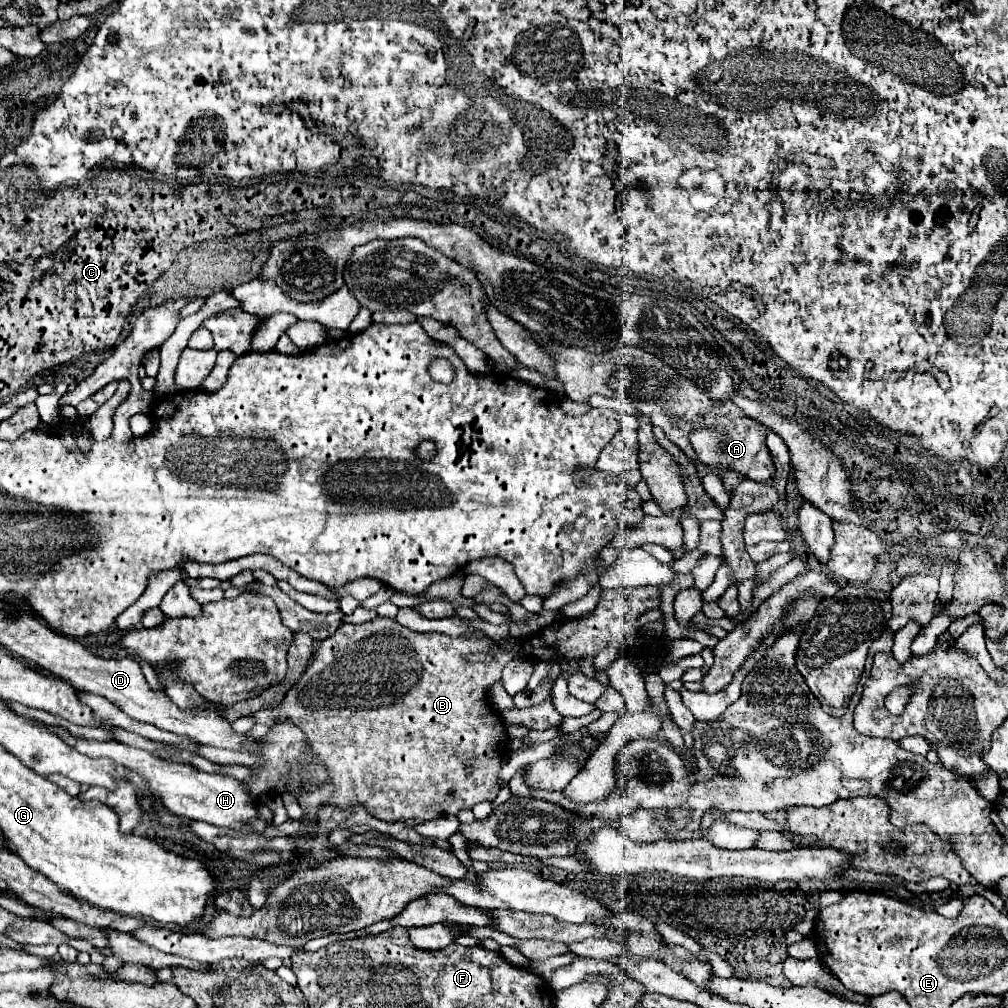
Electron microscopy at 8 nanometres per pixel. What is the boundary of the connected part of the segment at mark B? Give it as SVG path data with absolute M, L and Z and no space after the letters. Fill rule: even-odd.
M376 616L374 620L354 626L354 624L342 624L330 638L326 638L316 654L314 664L302 674L302 678L290 688L290 692L286 694L284 702L278 708L268 708L268 710L260 710L254 714L256 722L272 726L278 720L292 720L298 728L304 730L308 742L310 742L310 754L302 754L300 760L302 762L310 762L314 758L320 758L322 762L326 762L328 766L328 778L322 786L304 786L304 794L300 794L300 804L306 810L306 816L302 818L302 822L316 822L316 808L322 804L334 804L334 806L354 806L354 804L364 804L368 808L368 812L380 820L386 822L398 822L398 820L406 820L408 824L424 824L428 820L434 820L442 814L458 814L464 808L472 808L474 804L482 802L482 800L494 800L500 792L498 786L498 772L500 766L504 762L504 756L508 752L508 742L510 736L506 734L506 728L502 724L500 714L494 710L494 706L490 706L488 702L488 690L500 682L502 676L502 668L512 660L514 656L500 648L492 638L452 638L446 634L438 634L438 632L412 632L404 626L400 626L396 620L392 618L380 618ZM468 654L488 654L490 658L482 660L482 662L468 662L466 656ZM466 768L472 768L472 774L466 774Z

